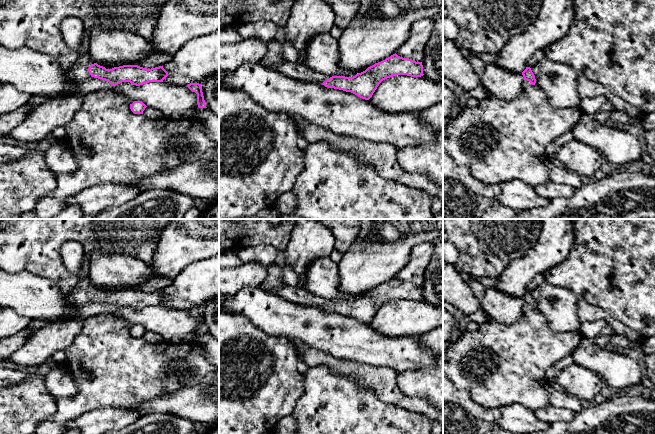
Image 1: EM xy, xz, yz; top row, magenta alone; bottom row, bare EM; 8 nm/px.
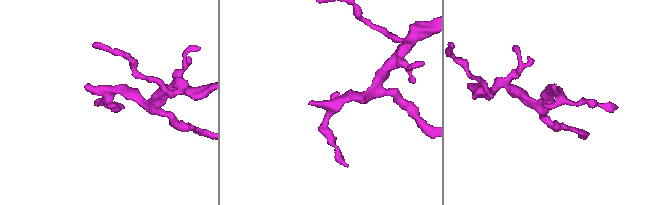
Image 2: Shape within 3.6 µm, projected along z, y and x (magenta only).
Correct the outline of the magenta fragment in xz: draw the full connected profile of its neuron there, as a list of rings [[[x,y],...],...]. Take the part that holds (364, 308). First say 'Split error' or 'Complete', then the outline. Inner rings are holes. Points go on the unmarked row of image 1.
Split error. [[[396,277],[353,301],[322,299],[312,295],[302,284],[296,287],[285,285],[269,292],[291,303],[318,307],[328,312],[351,316],[365,324],[369,324],[379,308],[387,302],[396,299],[411,301],[424,299],[422,286],[400,281]]]

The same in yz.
Split error. [[[526,291],[526,293],[522,296],[524,301],[523,311],[527,312],[530,309],[535,309],[536,303],[530,291]]]

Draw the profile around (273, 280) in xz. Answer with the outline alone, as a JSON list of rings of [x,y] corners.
[[[271,264],[268,267],[268,274],[265,280],[261,283],[260,287],[264,288],[267,291],[270,291],[275,288],[285,286],[282,281],[283,267],[280,267],[276,264]]]

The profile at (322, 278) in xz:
[[[329,256],[320,257],[309,265],[302,286],[312,295],[329,301],[353,301],[368,292],[342,293],[339,288],[339,280],[338,264],[332,261]]]

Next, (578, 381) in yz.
[[[575,363],[561,370],[556,381],[564,391],[582,401],[594,400],[602,388],[602,379],[595,372]]]

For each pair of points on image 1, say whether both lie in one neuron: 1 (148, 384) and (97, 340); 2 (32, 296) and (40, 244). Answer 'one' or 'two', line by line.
1: one
2: two

